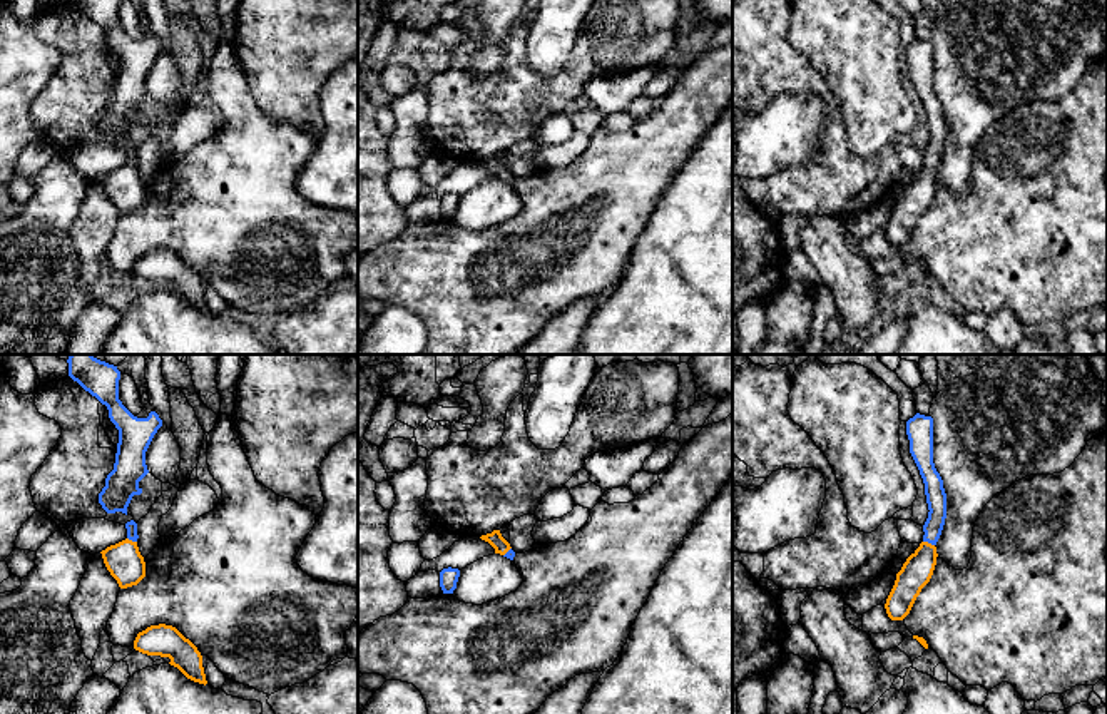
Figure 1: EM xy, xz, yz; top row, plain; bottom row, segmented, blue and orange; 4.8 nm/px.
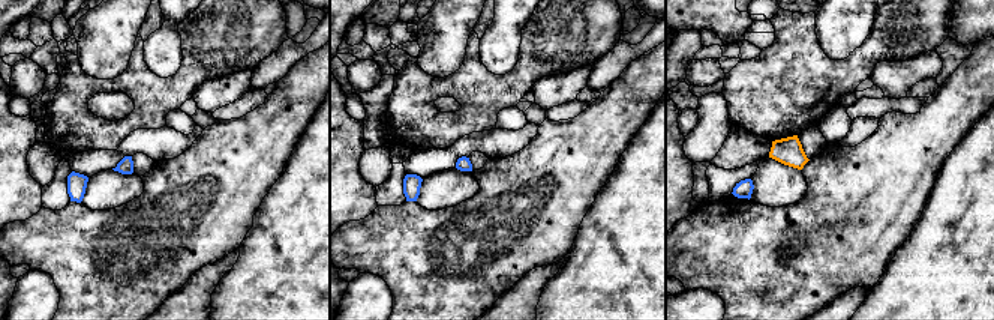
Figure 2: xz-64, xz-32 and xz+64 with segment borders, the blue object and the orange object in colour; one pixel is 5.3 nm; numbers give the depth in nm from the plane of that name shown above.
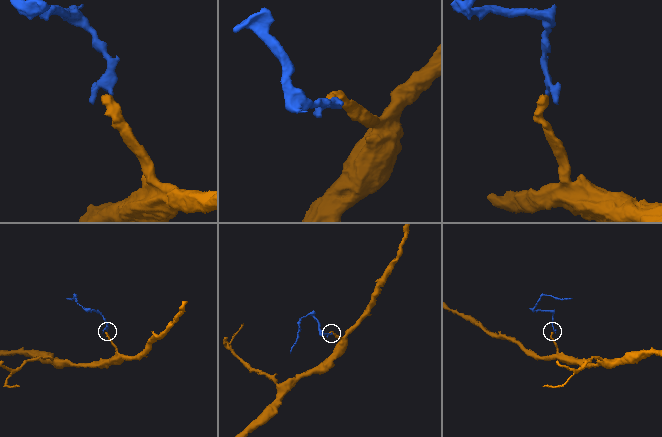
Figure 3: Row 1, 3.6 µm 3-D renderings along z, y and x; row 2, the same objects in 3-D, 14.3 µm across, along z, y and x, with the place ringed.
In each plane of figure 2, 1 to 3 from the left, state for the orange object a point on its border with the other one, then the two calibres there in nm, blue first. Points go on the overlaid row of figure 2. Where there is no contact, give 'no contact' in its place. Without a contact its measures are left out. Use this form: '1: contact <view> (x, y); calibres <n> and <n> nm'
1: no contact
2: no contact
3: no contact

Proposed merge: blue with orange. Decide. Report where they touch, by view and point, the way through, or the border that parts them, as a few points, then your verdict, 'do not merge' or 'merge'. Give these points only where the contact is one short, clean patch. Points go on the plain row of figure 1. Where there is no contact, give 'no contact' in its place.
meets blue in yz at (928, 168); runs through yz (935, 119), (935, 147), (928, 168), (925, 183), (917, 196); merge

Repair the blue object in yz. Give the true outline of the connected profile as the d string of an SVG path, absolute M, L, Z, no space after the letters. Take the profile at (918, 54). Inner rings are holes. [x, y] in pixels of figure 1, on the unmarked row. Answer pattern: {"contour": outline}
{"contour": "M916 38L906 47L906 60L910 79L925 109L930 137L923 150L923 167L896 199L895 211L886 224L885 234L891 246L903 246L921 214L930 207L938 182L935 171L946 144L946 119L933 89L933 43Z"}

